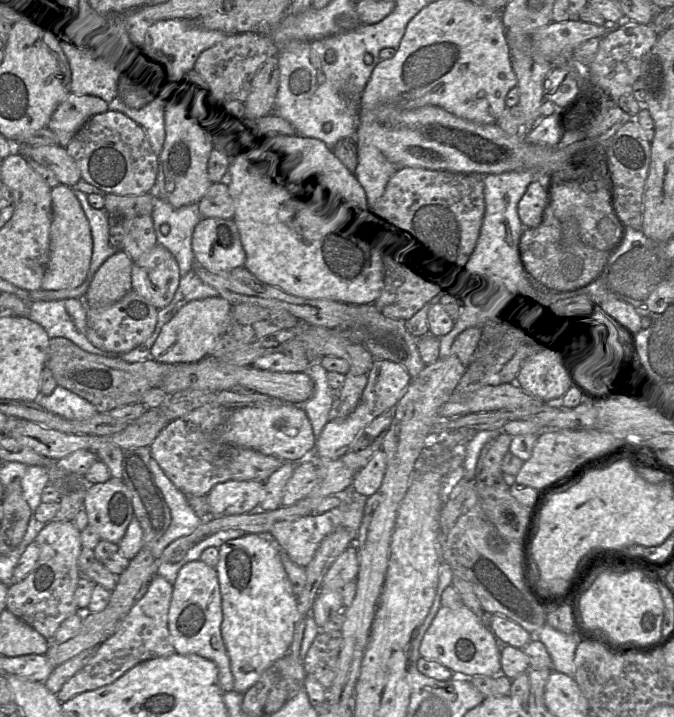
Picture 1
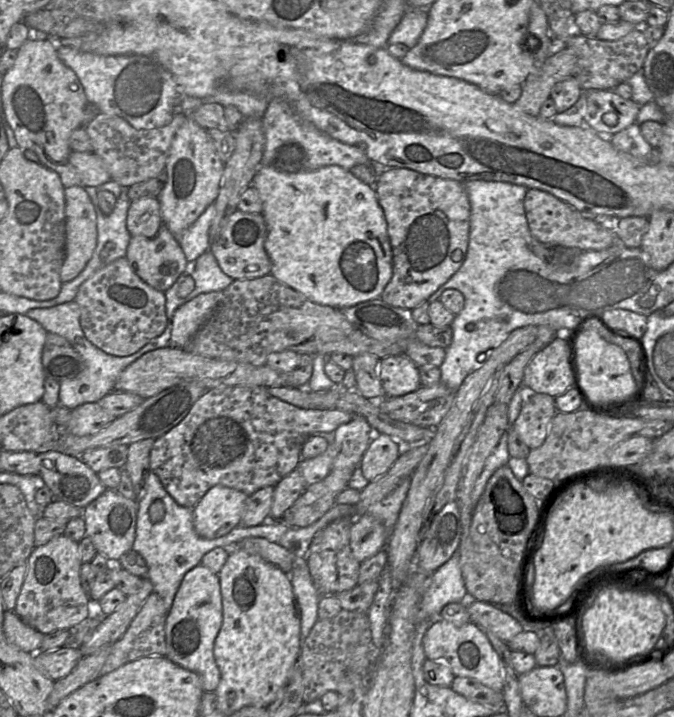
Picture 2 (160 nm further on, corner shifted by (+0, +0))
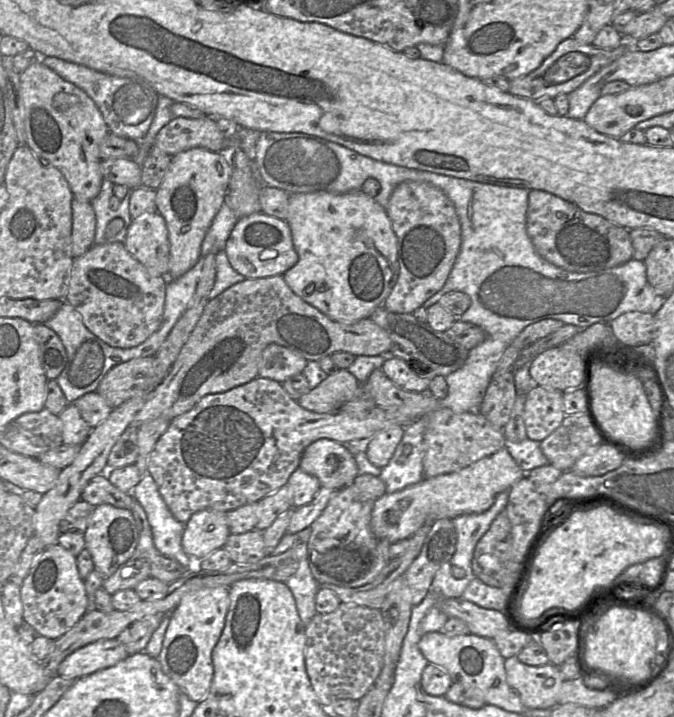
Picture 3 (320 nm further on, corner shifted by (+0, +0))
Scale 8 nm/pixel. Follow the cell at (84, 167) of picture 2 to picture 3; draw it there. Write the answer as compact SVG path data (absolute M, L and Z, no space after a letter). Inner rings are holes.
M104 159L100 163L103 179L114 185L124 185L129 189L141 186L142 168L132 159Z

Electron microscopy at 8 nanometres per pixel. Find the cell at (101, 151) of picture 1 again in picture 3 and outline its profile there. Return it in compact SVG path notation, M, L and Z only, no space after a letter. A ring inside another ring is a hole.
M175 117L157 134L153 147L174 156L192 148L205 148L213 152L224 152L224 138L214 117L191 119Z

